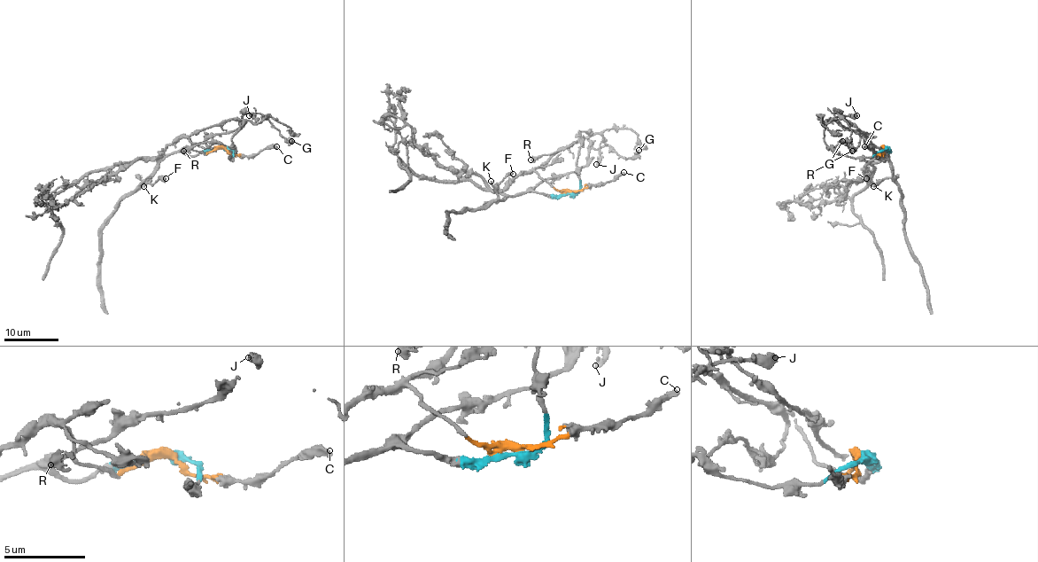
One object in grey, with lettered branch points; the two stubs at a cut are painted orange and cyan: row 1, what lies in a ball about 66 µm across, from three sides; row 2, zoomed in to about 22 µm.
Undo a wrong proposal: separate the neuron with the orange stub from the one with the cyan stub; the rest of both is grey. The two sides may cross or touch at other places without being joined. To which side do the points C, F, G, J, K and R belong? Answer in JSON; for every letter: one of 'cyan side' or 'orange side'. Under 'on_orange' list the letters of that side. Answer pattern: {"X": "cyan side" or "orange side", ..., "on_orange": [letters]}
{"C": "orange side", "F": "cyan side", "G": "cyan side", "J": "orange side", "K": "cyan side", "R": "cyan side", "on_orange": ["C", "J"]}

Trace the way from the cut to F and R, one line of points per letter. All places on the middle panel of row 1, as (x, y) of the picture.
F: (571, 194), (549, 195), (521, 191), (500, 199), (497, 190), (499, 183), (513, 174)
R: (571, 194), (579, 189), (577, 158), (580, 144), (577, 141), (530, 159)

